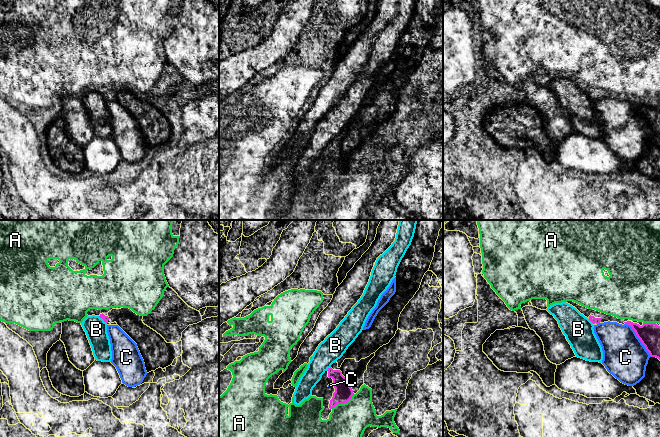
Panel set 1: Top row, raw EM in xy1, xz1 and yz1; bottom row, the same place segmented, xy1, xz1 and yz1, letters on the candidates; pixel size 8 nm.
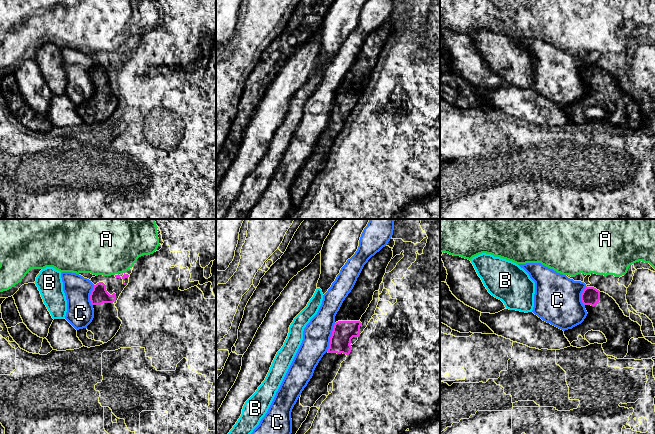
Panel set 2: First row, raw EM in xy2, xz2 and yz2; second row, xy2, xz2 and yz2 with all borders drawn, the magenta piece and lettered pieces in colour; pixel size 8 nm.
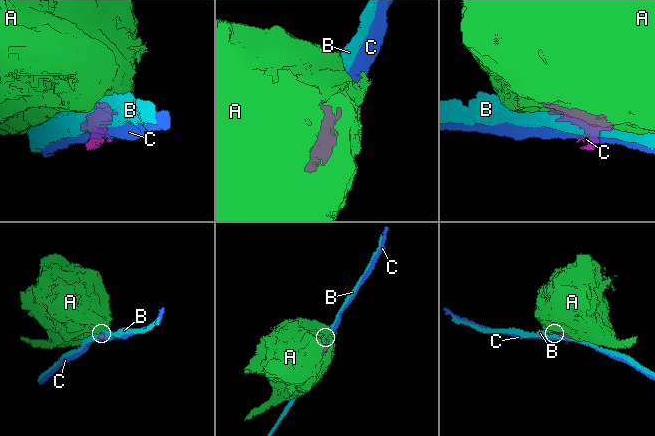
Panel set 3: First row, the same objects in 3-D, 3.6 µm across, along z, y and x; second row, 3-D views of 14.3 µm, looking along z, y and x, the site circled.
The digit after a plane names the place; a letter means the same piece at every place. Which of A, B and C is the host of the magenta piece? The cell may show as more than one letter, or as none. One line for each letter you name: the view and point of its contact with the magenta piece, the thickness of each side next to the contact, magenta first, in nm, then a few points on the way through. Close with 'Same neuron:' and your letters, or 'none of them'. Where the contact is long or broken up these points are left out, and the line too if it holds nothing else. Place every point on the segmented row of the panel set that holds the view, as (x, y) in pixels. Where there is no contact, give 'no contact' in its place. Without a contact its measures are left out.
Same neuron: none of them

